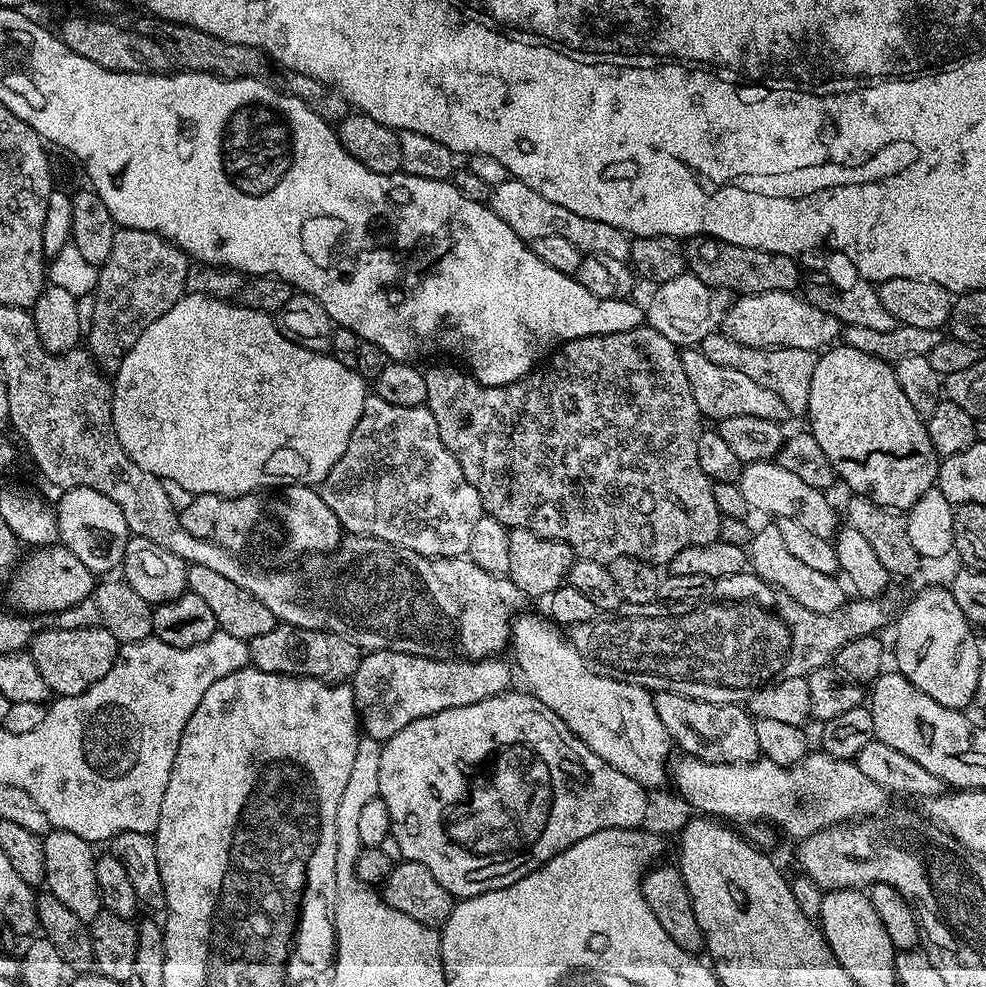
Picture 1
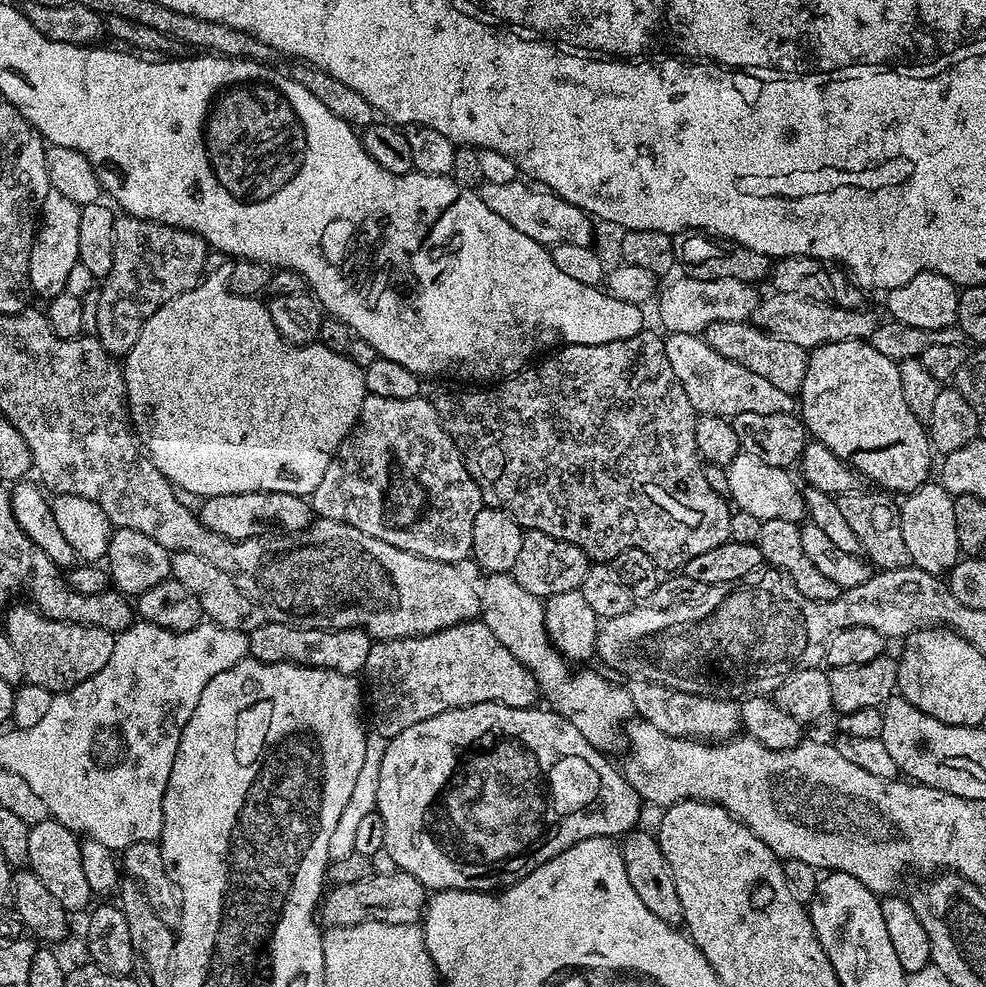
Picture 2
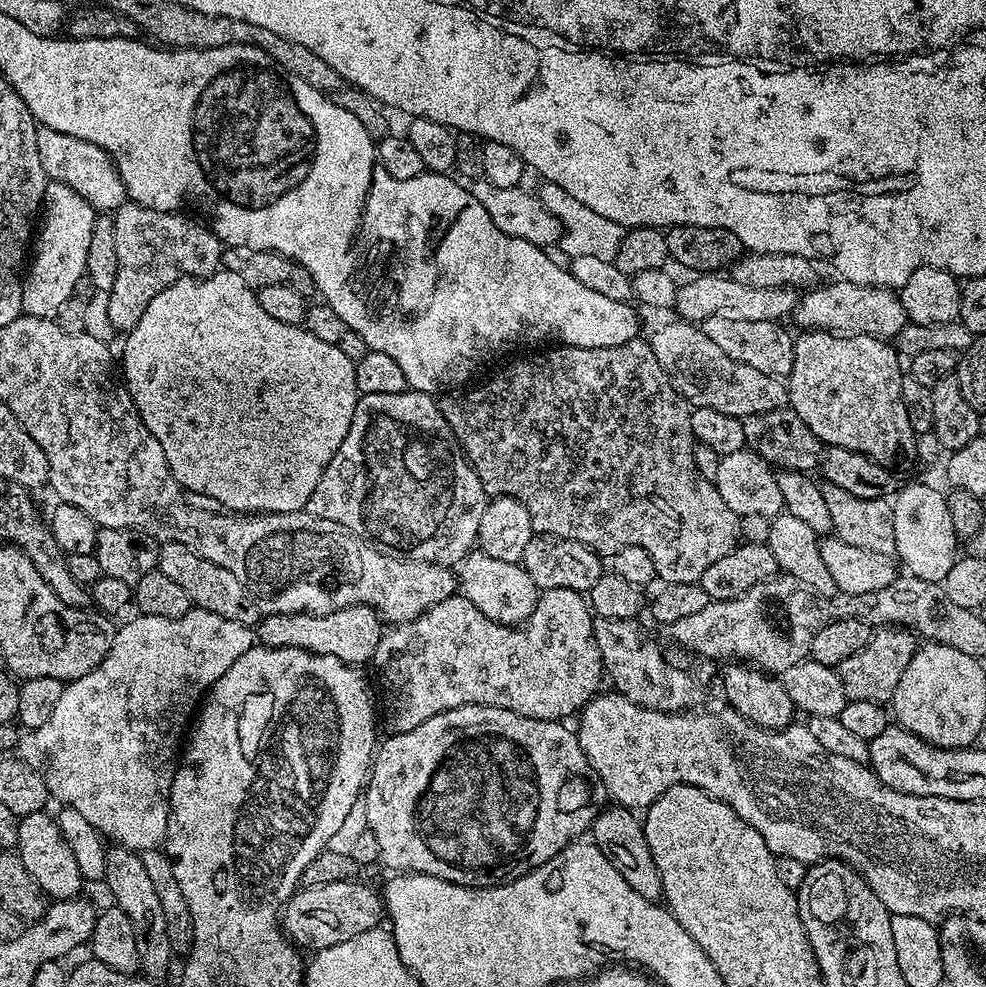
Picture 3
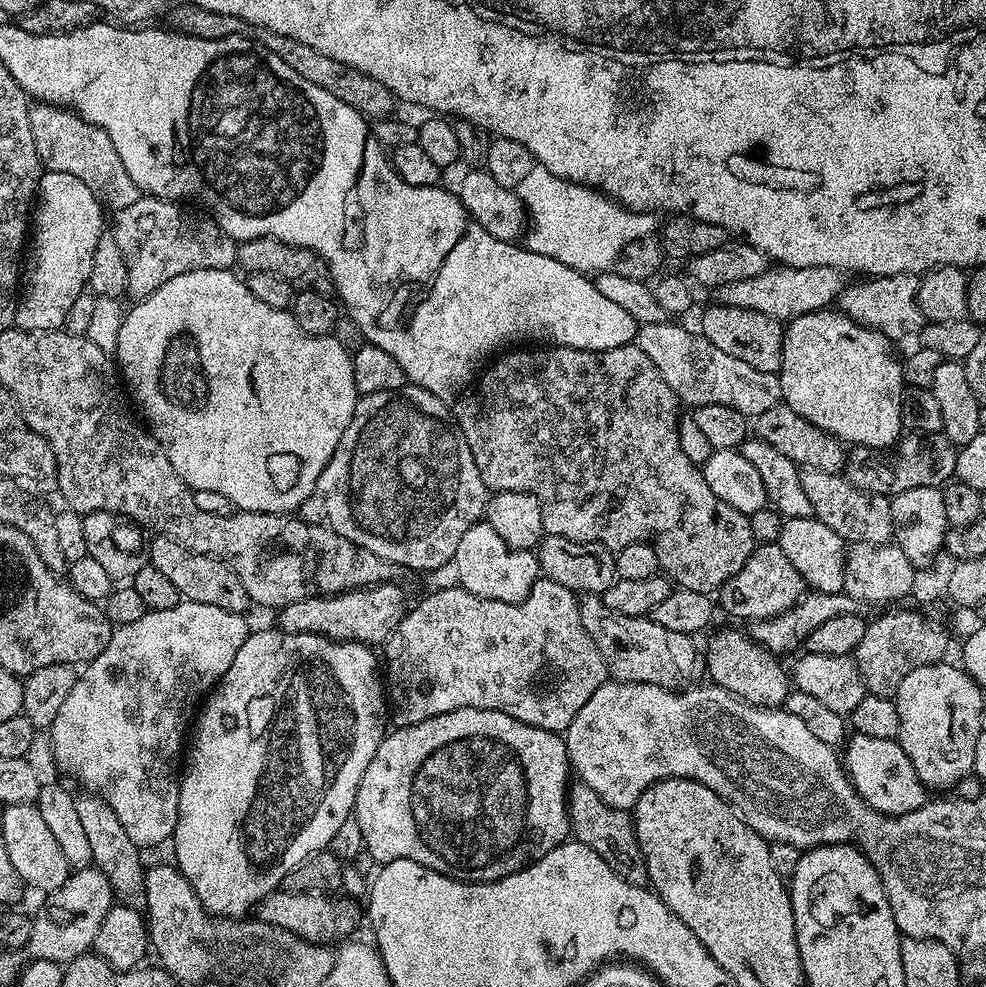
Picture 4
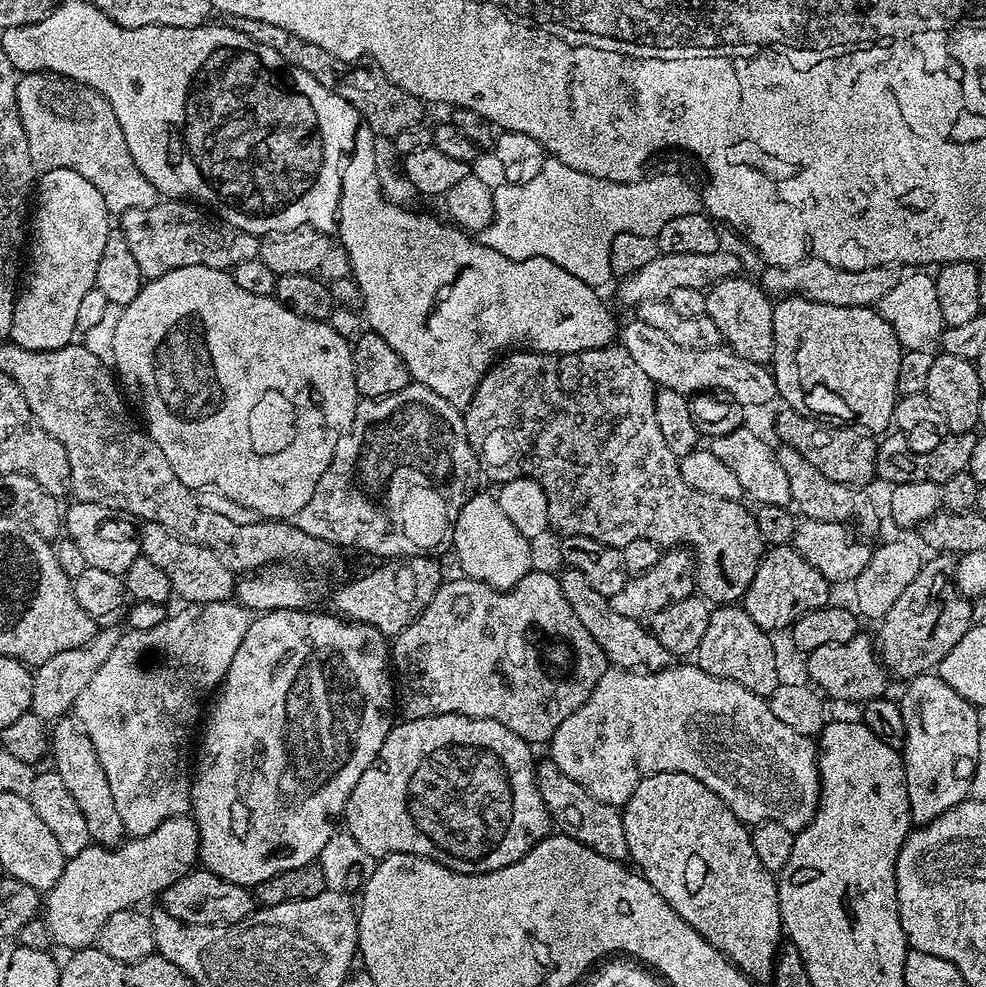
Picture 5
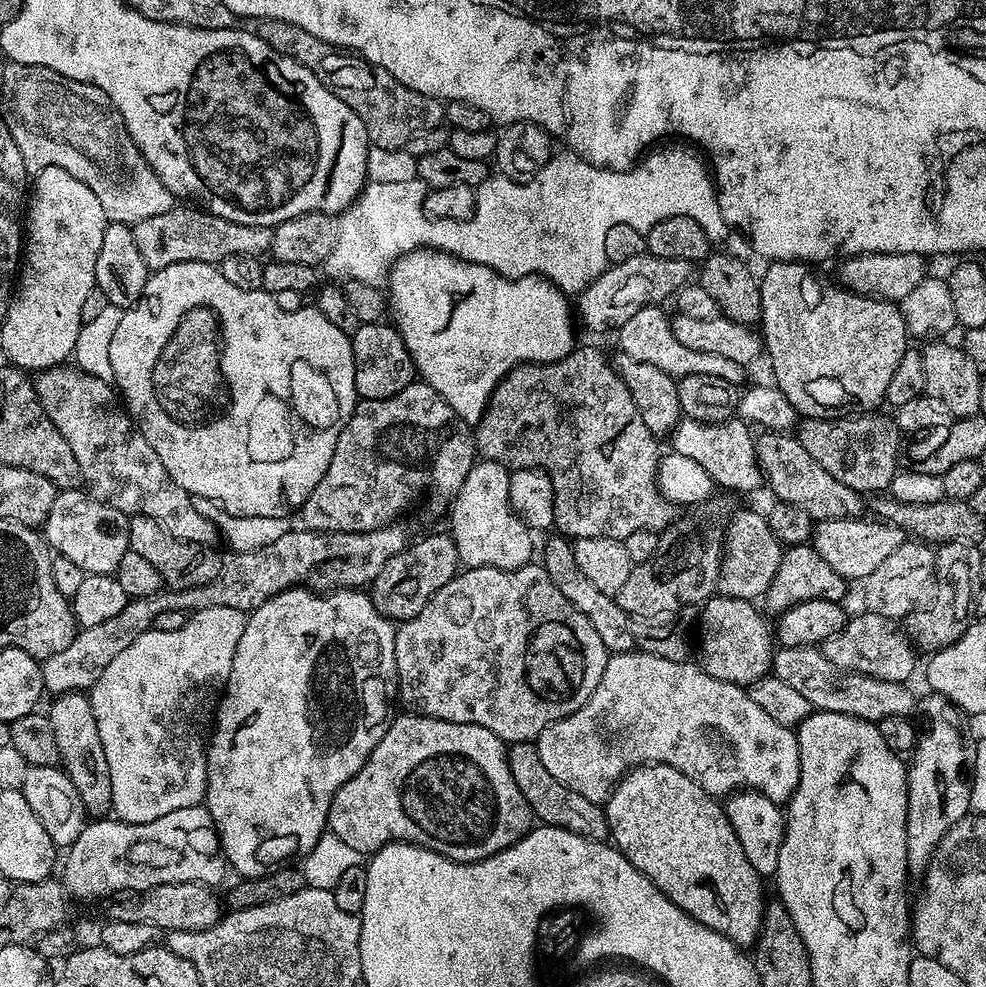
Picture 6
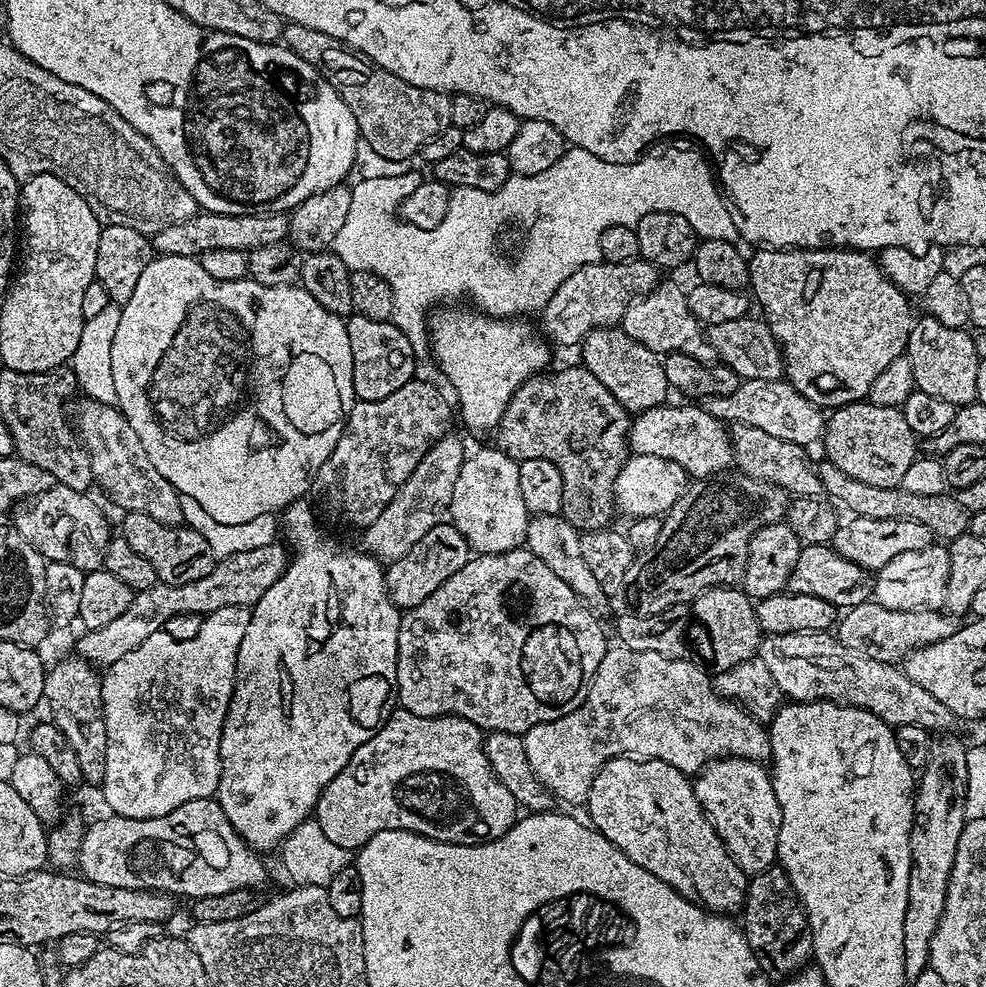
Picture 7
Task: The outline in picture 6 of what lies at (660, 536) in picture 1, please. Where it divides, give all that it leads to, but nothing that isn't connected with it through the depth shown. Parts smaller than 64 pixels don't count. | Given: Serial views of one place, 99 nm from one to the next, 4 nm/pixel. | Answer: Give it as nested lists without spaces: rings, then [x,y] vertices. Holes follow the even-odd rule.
[[[573,348],[566,358],[555,360],[549,364],[520,364],[514,370],[507,372],[498,382],[486,410],[480,421],[474,426],[474,447],[485,460],[498,462],[503,468],[515,470],[517,468],[539,468],[550,478],[554,486],[554,525],[555,531],[561,536],[573,541],[582,538],[610,538],[611,540],[625,540],[634,530],[650,530],[657,534],[664,531],[674,519],[674,505],[656,487],[656,471],[660,465],[662,449],[661,441],[646,430],[646,422],[642,422],[642,414],[634,406],[632,392],[626,390],[619,372],[616,371],[613,361],[607,360],[596,348]],[[737,511],[726,525],[726,551],[720,564],[719,595],[743,600],[759,601],[778,574],[778,562],[782,562],[784,548],[770,534],[767,515],[761,512]]]

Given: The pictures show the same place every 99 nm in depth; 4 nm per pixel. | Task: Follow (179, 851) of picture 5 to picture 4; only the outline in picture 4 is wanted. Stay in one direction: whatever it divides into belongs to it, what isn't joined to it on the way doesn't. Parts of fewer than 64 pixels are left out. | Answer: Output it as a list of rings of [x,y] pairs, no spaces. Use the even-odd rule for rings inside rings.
[[[94,866],[73,871],[59,890],[47,893],[43,900],[40,913],[32,916],[30,942],[26,949],[28,960],[71,962],[85,955],[91,949],[94,934],[98,934],[98,926],[102,926],[102,918],[106,918],[114,903],[106,874]]]

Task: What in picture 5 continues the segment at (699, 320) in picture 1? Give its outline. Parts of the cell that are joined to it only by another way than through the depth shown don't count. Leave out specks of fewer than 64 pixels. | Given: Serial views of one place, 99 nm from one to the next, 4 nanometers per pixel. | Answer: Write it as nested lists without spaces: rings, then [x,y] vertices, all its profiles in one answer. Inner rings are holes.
[[[811,258],[789,268],[768,266],[763,270],[765,272],[758,276],[758,283],[769,296],[773,298],[794,295],[805,296],[807,300],[822,302],[826,306],[871,308],[879,305],[883,295],[893,289],[898,279],[898,272],[895,267],[842,270],[838,266],[830,266],[830,262]]]

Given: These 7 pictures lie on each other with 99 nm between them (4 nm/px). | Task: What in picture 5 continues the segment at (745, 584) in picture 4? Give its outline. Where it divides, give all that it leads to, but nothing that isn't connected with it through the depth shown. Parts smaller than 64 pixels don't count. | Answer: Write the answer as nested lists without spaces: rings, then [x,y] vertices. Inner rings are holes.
[[[783,544],[765,551],[754,574],[754,582],[750,582],[746,590],[742,607],[746,614],[750,614],[750,618],[754,618],[754,622],[758,622],[758,626],[762,626],[764,632],[777,634],[783,628],[784,631],[791,629],[792,623],[802,618],[802,614],[829,607],[828,591],[828,580],[822,578],[822,574],[818,574],[818,570],[814,570],[814,566],[810,566],[810,562],[806,562],[796,548],[791,544]]]

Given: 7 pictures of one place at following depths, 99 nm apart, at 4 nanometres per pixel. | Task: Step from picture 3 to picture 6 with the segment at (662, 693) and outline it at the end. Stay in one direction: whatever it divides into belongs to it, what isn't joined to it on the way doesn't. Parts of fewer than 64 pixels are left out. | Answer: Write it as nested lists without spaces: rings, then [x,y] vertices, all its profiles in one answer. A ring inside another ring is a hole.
[[[552,534],[552,537],[545,542],[542,566],[546,570],[546,574],[550,574],[550,582],[554,582],[554,586],[558,586],[558,590],[562,590],[562,594],[566,594],[568,601],[578,611],[586,614],[590,626],[594,626],[598,638],[602,638],[602,646],[606,646],[609,653],[629,651],[634,644],[630,635],[633,621],[618,606],[615,596],[602,594],[602,590],[598,590],[598,586],[594,586],[594,582],[590,582],[590,578],[586,578],[586,574],[582,574],[582,570],[578,570],[578,566],[574,562],[572,546],[573,541],[569,537],[559,534]]]

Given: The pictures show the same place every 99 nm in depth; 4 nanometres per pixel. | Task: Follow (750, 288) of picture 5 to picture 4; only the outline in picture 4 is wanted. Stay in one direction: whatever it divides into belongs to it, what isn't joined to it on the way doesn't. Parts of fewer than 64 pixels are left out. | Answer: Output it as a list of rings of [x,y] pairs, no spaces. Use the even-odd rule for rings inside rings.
[[[709,303],[710,306],[700,316],[699,335],[705,336],[718,350],[723,350],[733,358],[754,366],[754,370],[779,373],[782,366],[785,325],[758,310],[744,310],[738,306]]]

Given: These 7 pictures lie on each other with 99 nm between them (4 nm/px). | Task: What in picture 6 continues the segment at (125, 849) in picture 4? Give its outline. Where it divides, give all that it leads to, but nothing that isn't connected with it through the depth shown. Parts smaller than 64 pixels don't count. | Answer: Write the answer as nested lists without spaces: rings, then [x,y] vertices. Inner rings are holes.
[[[61,692],[49,708],[46,715],[50,726],[54,726],[54,739],[58,741],[58,754],[64,772],[78,786],[78,798],[82,798],[82,806],[89,817],[104,818],[112,812],[112,791],[110,790],[110,766],[106,763],[106,750],[102,750],[102,738],[98,734],[98,722],[94,722],[92,701],[82,692]]]

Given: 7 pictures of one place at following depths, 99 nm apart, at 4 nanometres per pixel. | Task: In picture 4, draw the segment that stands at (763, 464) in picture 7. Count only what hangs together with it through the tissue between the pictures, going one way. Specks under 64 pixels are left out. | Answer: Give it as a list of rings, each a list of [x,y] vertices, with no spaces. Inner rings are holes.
[[[800,469],[802,491],[810,498],[812,515],[826,522],[834,534],[838,534],[849,545],[886,544],[892,540],[892,501],[882,494],[870,494],[858,490],[840,474],[825,474],[823,470]]]

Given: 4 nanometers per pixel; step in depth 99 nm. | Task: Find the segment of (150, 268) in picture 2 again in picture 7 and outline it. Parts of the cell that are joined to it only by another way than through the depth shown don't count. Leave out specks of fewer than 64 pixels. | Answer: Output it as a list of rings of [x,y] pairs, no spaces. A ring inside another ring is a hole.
[[[201,211],[191,216],[186,222],[174,222],[174,226],[166,226],[158,230],[154,237],[154,248],[162,256],[191,256],[198,258],[206,250],[242,250],[253,252],[258,246],[274,246],[274,242],[288,240],[288,216],[283,212],[267,212],[266,214],[218,214]]]

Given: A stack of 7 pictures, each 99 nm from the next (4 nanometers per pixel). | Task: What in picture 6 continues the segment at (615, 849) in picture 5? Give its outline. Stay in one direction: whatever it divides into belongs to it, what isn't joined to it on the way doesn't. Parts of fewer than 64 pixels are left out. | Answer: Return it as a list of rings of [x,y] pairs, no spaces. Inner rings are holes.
[[[535,743],[514,744],[508,748],[508,765],[514,774],[514,782],[518,790],[522,790],[522,798],[530,806],[533,817],[541,825],[550,828],[570,830],[570,834],[582,834],[582,838],[607,841],[608,819],[601,805],[590,802],[590,798],[582,798],[582,794],[574,794],[570,786],[562,786],[558,778],[553,778],[550,770],[542,766],[542,758],[538,758]]]

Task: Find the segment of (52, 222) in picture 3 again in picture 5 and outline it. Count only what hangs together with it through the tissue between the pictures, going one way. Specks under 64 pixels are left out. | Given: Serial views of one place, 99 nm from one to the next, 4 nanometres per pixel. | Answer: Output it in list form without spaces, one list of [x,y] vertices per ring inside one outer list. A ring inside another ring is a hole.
[[[59,168],[44,172],[34,188],[34,212],[36,217],[30,220],[30,244],[32,240],[32,257],[27,257],[28,277],[23,277],[16,305],[14,306],[14,322],[10,326],[11,343],[22,346],[26,350],[41,352],[42,350],[58,350],[62,346],[73,343],[77,335],[78,306],[82,297],[96,286],[98,261],[102,258],[102,250],[106,246],[106,238],[110,231],[108,219],[110,213],[106,202],[102,202],[102,194],[98,194],[92,183],[86,182],[82,174],[74,174],[74,170]]]

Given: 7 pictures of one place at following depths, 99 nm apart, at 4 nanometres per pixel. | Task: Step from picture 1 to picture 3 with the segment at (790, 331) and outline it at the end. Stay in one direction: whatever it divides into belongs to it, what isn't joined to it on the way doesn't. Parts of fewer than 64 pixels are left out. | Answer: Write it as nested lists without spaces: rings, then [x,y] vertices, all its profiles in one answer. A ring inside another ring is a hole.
[[[836,278],[833,281],[833,284],[828,284],[829,282],[821,283],[819,286],[805,291],[797,299],[796,309],[791,314],[791,319],[796,320],[797,329],[834,332],[837,336],[869,336],[870,338],[891,341],[904,329],[905,324],[909,323],[906,310],[902,310],[899,295],[893,289],[871,288],[843,278]]]

